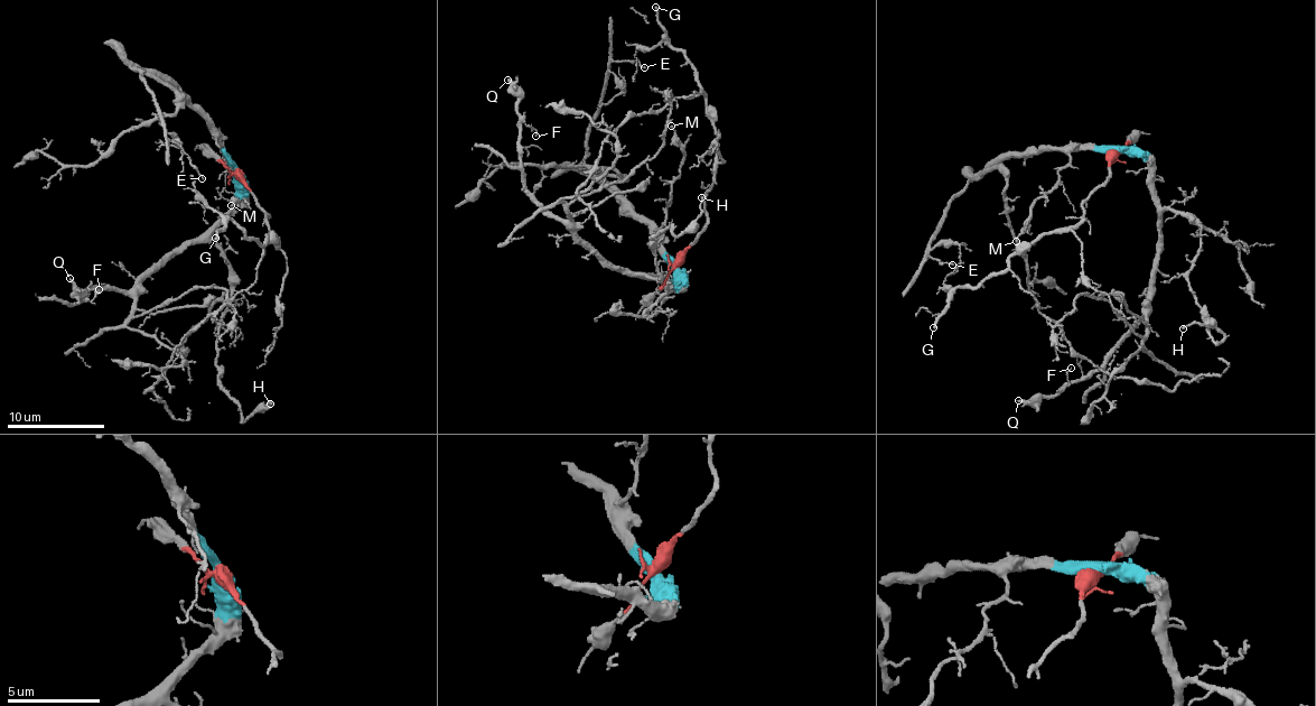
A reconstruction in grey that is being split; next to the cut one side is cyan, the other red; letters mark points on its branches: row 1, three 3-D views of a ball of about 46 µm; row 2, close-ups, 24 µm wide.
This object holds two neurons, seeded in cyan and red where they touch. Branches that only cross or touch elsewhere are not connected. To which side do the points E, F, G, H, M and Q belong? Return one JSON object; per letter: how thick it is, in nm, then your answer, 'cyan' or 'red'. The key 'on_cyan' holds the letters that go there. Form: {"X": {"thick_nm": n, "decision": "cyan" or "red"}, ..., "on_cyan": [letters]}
{"E": {"thick_nm": 120, "decision": "cyan"}, "F": {"thick_nm": 80, "decision": "cyan"}, "G": {"thick_nm": 240, "decision": "red"}, "H": {"thick_nm": 160, "decision": "cyan"}, "M": {"thick_nm": 120, "decision": "cyan"}, "Q": {"thick_nm": 260, "decision": "cyan"}, "on_cyan": ["E", "F", "H", "M", "Q"]}

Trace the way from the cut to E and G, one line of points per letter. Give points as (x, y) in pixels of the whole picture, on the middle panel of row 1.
E: (678, 267), (665, 253), (656, 224), (584, 167), (585, 135), (591, 123), (609, 64), (626, 59), (645, 67)
G: (678, 267), (707, 219), (707, 193), (714, 180), (718, 139), (715, 113), (697, 68), (670, 46), (654, 6)

